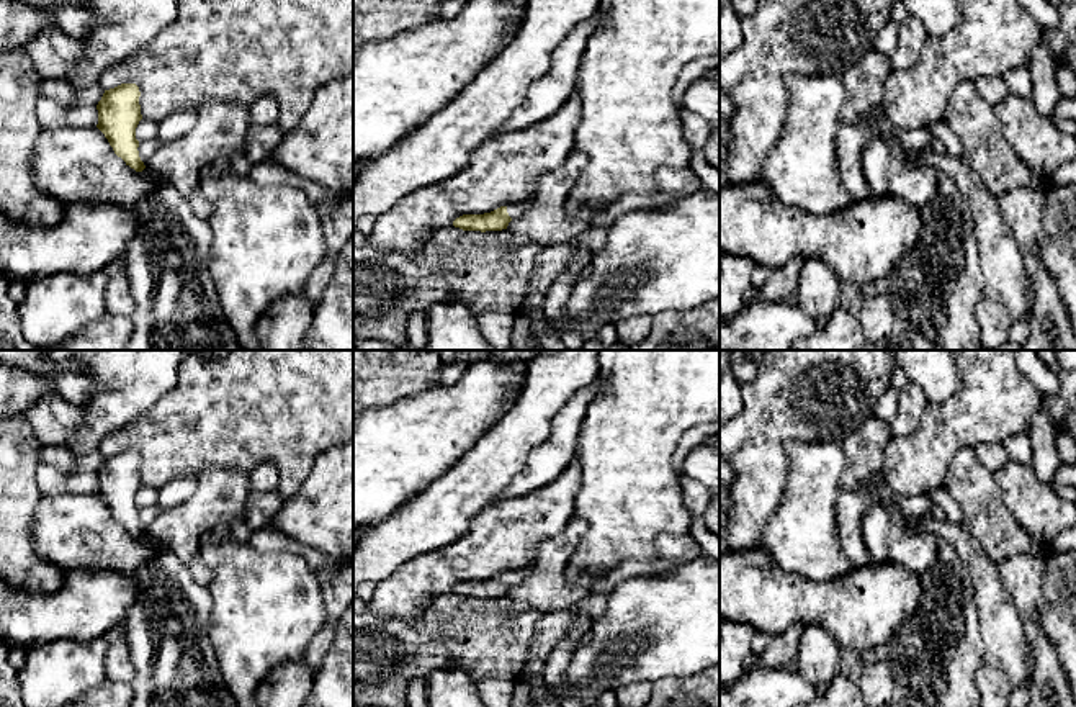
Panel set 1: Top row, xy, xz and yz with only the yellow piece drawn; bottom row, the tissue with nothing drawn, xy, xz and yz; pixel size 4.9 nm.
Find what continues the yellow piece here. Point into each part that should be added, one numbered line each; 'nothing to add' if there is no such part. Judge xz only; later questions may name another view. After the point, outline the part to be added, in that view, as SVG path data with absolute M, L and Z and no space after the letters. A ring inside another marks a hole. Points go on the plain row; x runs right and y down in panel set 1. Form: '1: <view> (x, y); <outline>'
1: xz (515, 576); M528 566L510 570L510 571L507 571L507 579L512 586L517 586L517 584L523 583L523 579L528 576L528 573L530 573Z

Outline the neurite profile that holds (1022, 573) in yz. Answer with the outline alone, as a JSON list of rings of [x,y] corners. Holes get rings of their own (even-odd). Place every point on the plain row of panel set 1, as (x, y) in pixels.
[[[1014,555],[999,563],[999,574],[1006,591],[1012,596],[1019,610],[1024,610],[1035,624],[1040,619],[1040,583],[1047,566],[1043,555]]]

